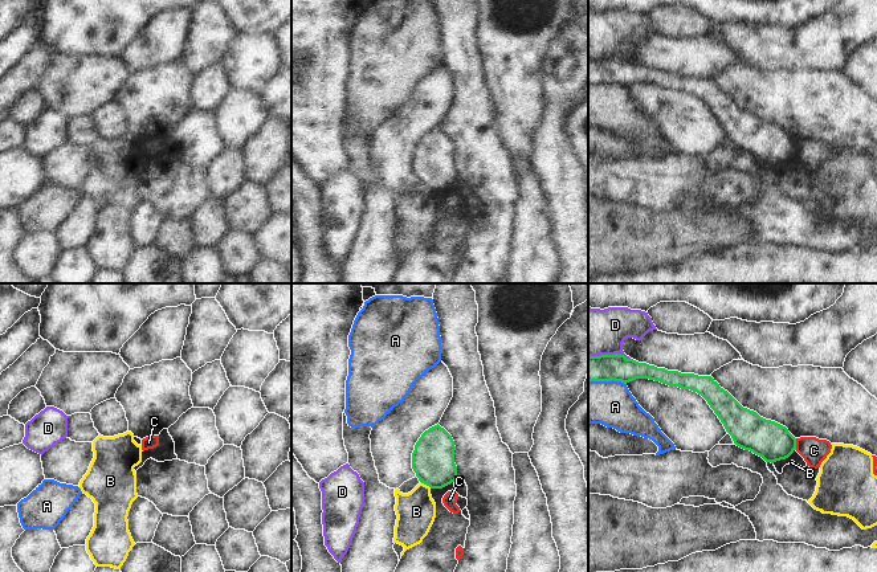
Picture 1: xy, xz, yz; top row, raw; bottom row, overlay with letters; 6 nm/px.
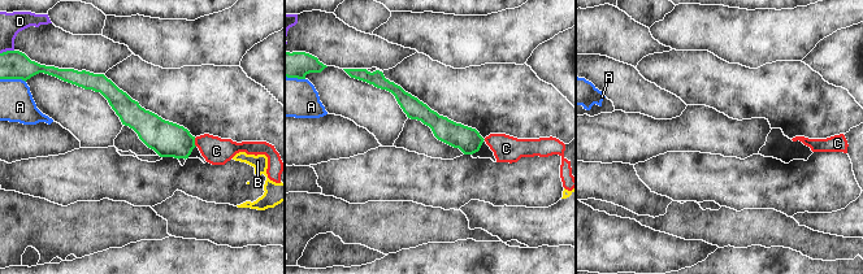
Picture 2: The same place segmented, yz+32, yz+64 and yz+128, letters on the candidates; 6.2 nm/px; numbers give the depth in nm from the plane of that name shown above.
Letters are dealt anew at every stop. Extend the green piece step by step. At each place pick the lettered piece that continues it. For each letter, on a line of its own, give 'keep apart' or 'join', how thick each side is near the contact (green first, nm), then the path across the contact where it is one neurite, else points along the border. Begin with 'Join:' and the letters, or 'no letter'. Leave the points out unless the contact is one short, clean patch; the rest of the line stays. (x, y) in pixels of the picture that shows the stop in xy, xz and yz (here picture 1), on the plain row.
Join: no letter
A: keep apart; 160 nm thick on the green side, 280 nm on the other
B: keep apart; 260 nm thick on the green side, 240 nm on the other; border along xz (420, 184), (431, 191)
C: keep apart; 240 nm thick on the green side, 160 nm on the other; border along yz (795, 142), (796, 152)
D: keep apart; 160 nm thick on the green side, 280 nm on the other

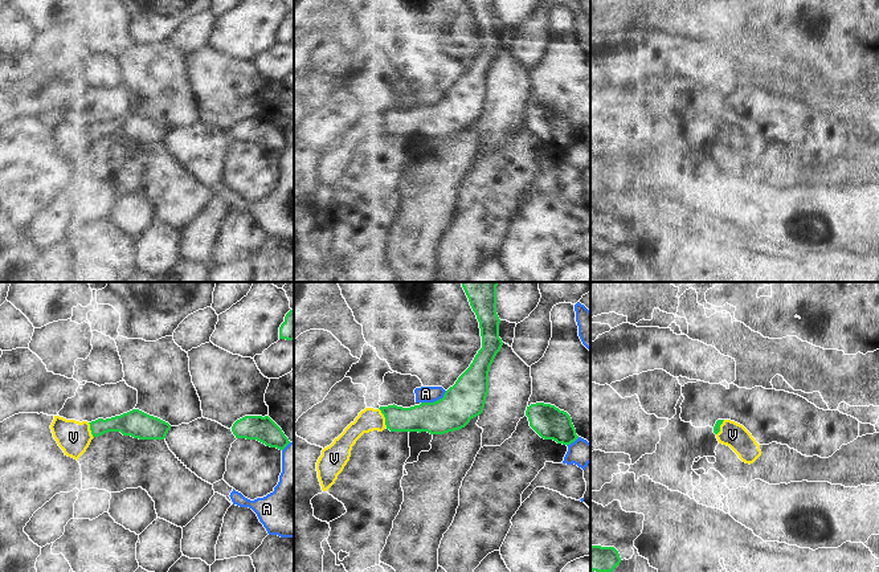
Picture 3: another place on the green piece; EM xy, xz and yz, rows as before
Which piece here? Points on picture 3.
Join: V
A: keep apart; 240 nm thick on the green side, 100 nm on the other
V: join; 180 nm thick on the green side, 140 nm on the other; runs through xz (425, 121), (384, 119), (368, 123)

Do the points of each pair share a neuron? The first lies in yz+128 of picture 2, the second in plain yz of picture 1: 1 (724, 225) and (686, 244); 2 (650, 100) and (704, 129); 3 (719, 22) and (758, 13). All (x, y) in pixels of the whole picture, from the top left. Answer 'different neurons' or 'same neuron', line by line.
1: same neuron
2: same neuron
3: different neurons

